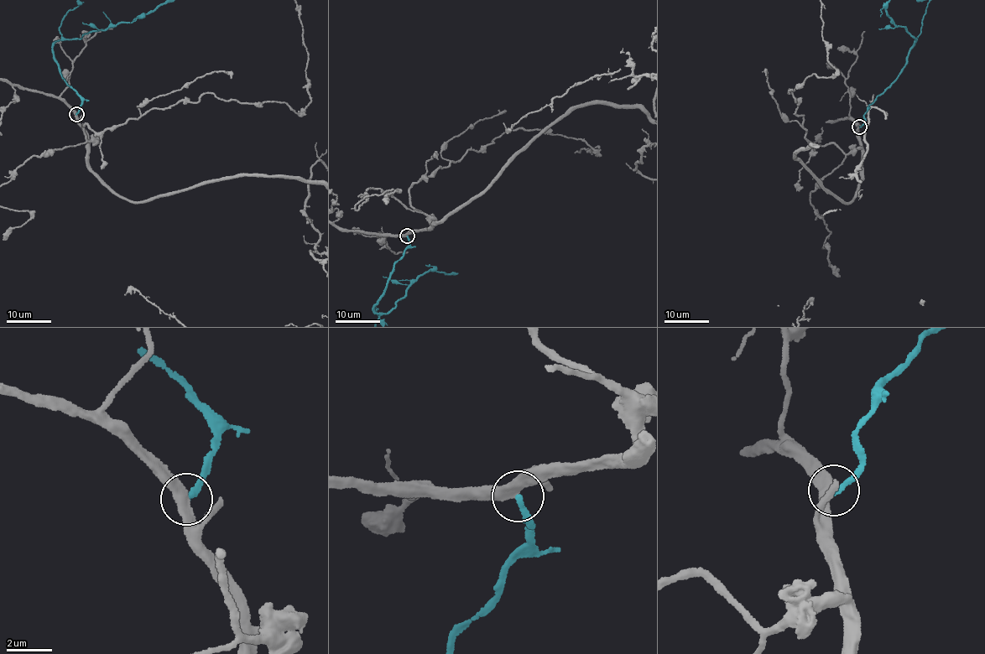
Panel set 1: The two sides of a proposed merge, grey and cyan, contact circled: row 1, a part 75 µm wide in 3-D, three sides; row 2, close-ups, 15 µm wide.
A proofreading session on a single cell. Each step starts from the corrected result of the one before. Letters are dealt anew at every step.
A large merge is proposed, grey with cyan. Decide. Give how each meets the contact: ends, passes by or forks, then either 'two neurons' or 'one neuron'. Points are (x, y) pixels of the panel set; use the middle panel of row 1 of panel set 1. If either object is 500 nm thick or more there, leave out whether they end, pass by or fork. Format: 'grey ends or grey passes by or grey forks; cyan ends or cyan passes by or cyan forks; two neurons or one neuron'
grey passes by; cyan ends; two neurons

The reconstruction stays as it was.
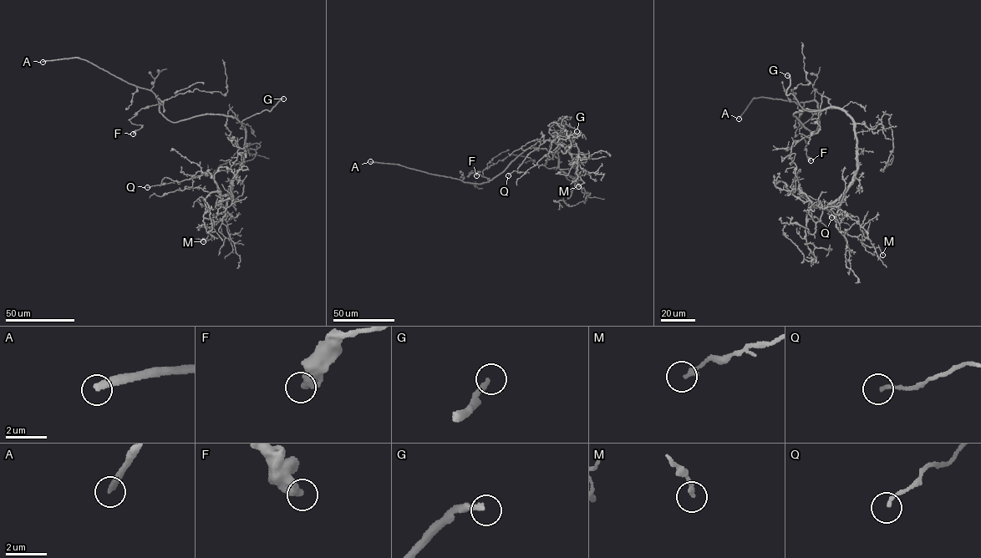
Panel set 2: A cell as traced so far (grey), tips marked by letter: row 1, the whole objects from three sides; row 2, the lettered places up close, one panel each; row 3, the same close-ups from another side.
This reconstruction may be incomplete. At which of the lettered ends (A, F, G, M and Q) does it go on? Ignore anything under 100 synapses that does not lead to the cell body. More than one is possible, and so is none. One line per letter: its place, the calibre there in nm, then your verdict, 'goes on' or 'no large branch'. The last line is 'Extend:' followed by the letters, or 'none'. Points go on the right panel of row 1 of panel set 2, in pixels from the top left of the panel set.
A: at (739, 119); 320 nm thick; goes on
F: at (810, 160); 480 nm thick; no large branch
G: at (787, 75); 240 nm thick; goes on
M: at (882, 255); 200 nm thick; no large branch
Q: at (831, 217); 140 nm thick; no large branch
Extend: A, G

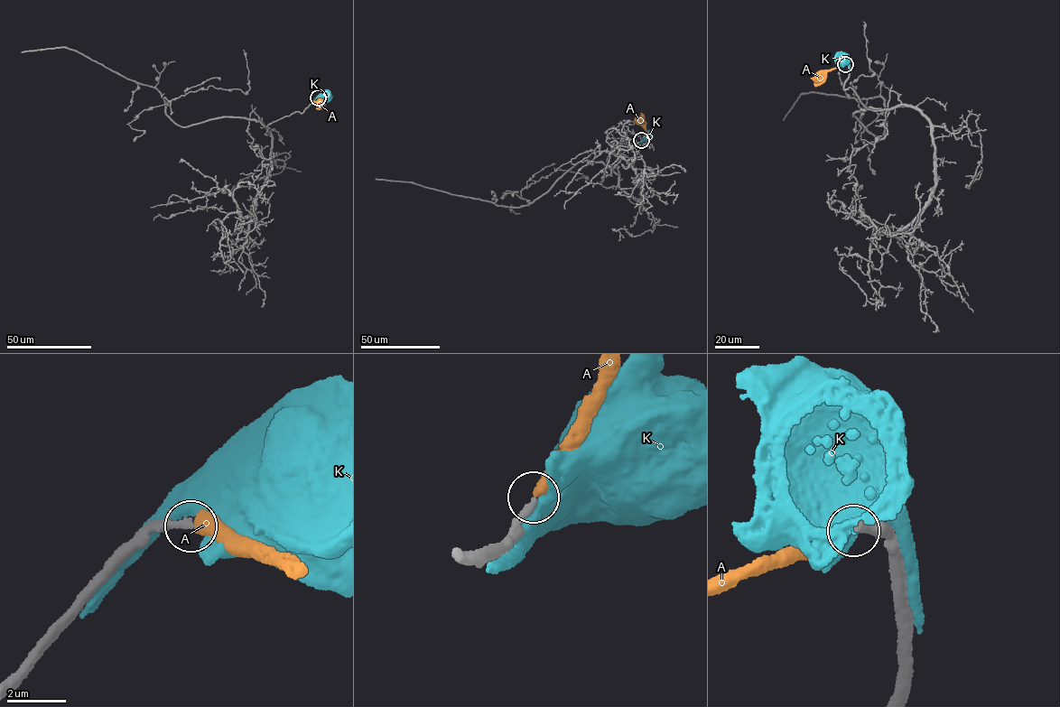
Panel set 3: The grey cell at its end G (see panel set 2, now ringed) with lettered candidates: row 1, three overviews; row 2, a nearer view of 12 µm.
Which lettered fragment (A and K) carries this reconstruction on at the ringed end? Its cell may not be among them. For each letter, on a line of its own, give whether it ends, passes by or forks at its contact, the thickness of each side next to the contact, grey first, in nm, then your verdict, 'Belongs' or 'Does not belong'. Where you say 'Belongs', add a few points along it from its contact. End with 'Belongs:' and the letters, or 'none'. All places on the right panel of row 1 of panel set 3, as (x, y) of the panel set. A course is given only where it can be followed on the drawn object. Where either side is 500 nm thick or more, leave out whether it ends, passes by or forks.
A: It ends there. Thickness 240 nm (grey) against 480 nm. Belongs. Its course: (845, 63), (821, 71), (816, 79)
K: Thickness 240 nm (grey) against 750 nm. Does not belong
Belongs: A

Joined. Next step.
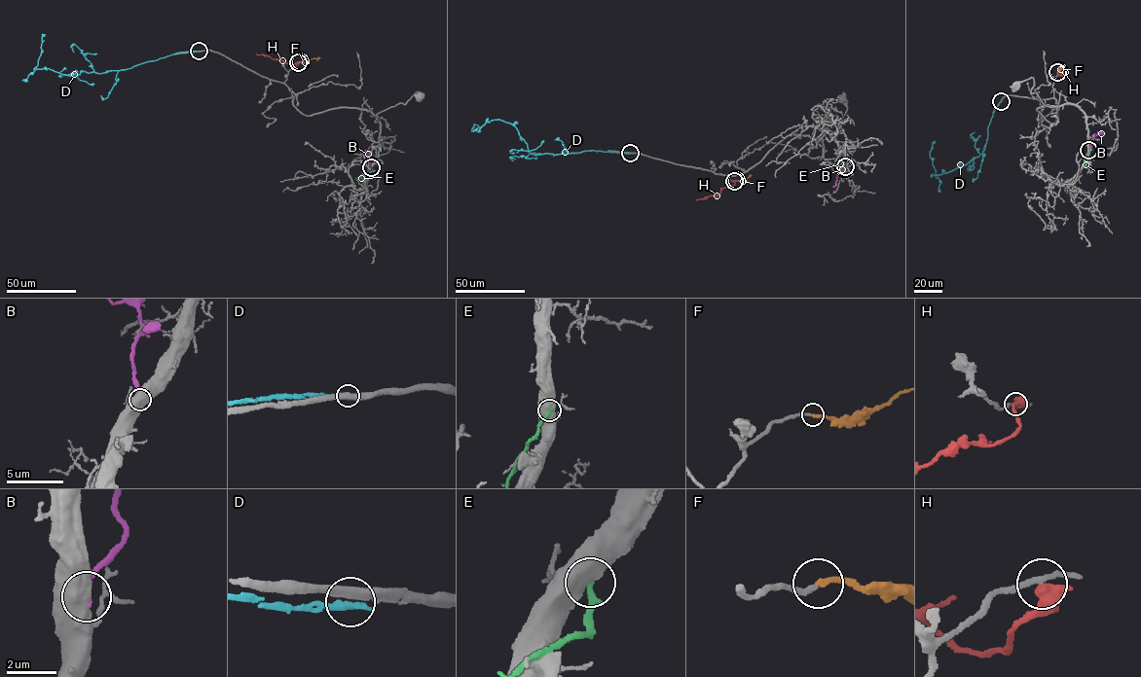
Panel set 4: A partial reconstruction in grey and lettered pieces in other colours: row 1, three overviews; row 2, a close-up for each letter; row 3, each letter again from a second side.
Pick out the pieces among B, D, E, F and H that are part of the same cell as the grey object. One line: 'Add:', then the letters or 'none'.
Add: F

